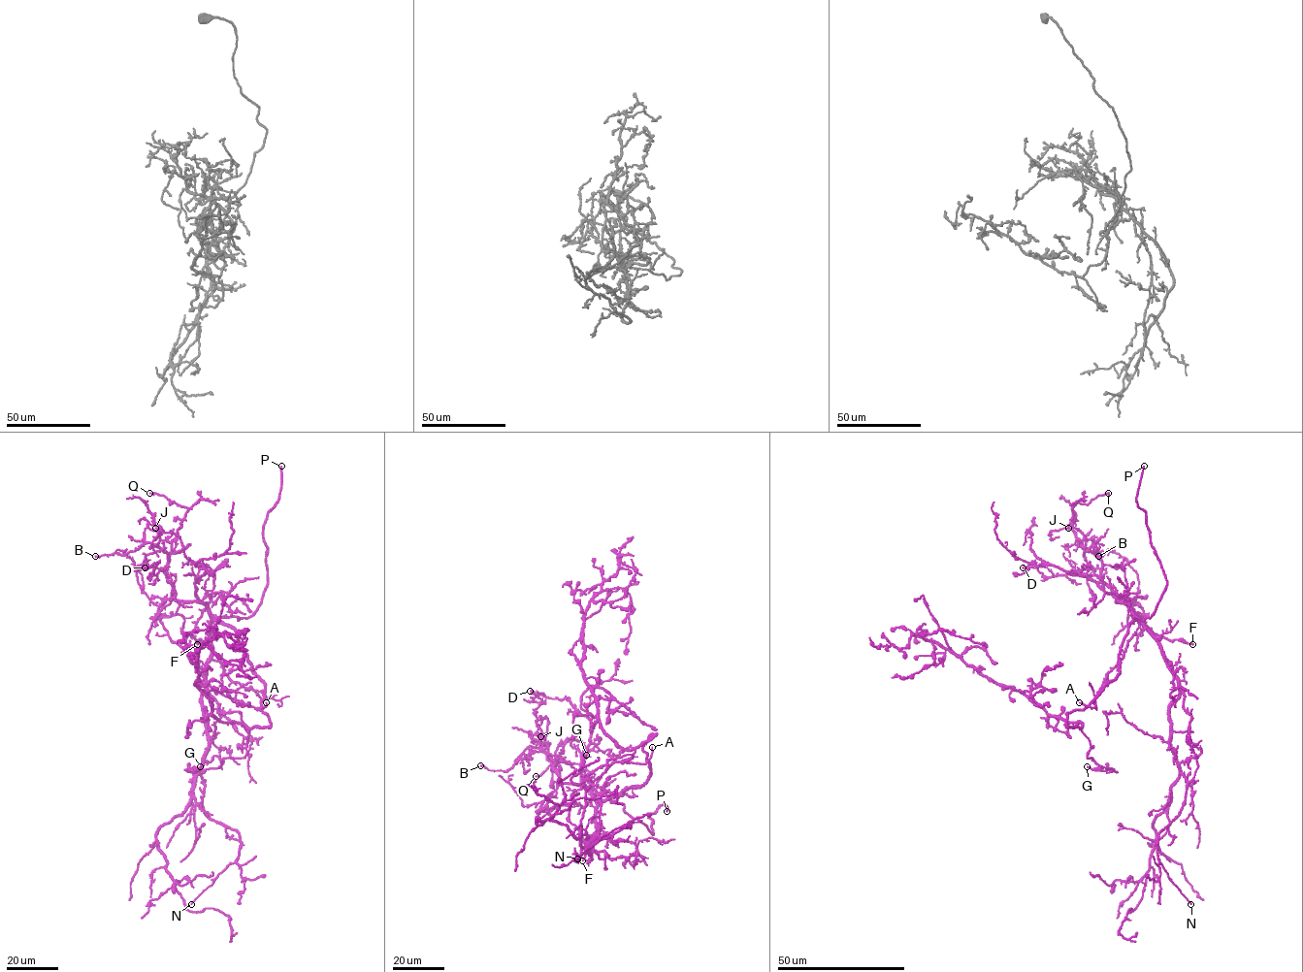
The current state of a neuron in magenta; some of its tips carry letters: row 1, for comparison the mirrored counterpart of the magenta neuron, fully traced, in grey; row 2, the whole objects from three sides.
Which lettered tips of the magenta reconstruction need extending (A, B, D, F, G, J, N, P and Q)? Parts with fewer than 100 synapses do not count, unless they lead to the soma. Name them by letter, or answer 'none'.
P

